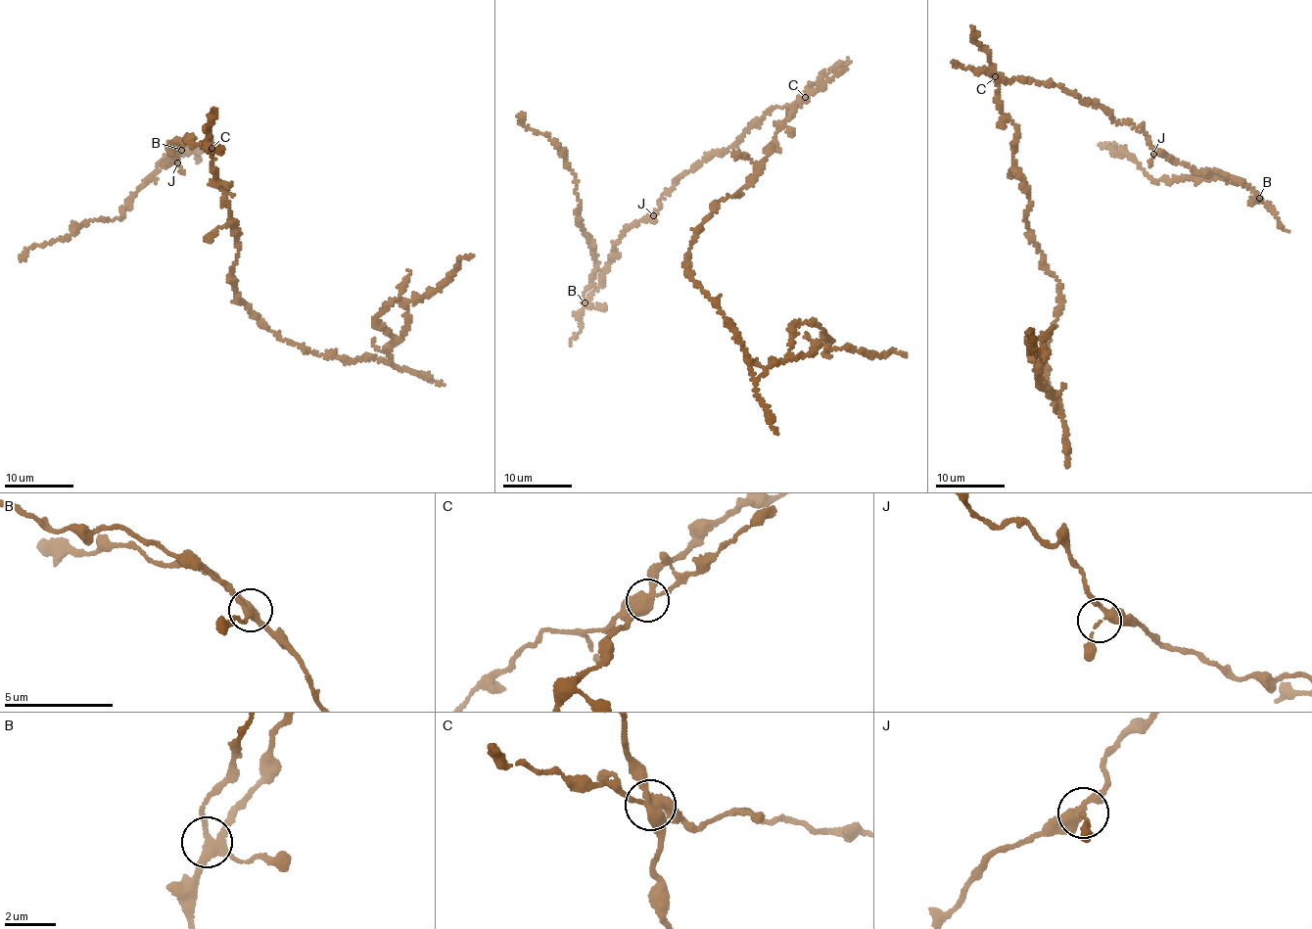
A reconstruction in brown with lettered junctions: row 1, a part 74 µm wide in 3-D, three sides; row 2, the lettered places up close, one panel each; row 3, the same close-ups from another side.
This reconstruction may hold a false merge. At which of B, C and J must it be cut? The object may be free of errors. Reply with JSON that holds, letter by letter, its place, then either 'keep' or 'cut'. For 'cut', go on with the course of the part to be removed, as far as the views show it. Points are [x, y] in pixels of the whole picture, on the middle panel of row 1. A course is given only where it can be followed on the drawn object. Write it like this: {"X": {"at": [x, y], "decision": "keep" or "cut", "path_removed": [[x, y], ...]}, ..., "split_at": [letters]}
{"B": {"at": [585, 302], "decision": "keep"}, "C": {"at": [805, 97], "decision": "cut", "path_removed": [[806, 97], [746, 185], [714, 205], [688, 250], [689, 271], [727, 317], [755, 380], [820, 345], [905, 356]]}, "J": {"at": [653, 215], "decision": "keep"}, "split_at": ["C"]}

